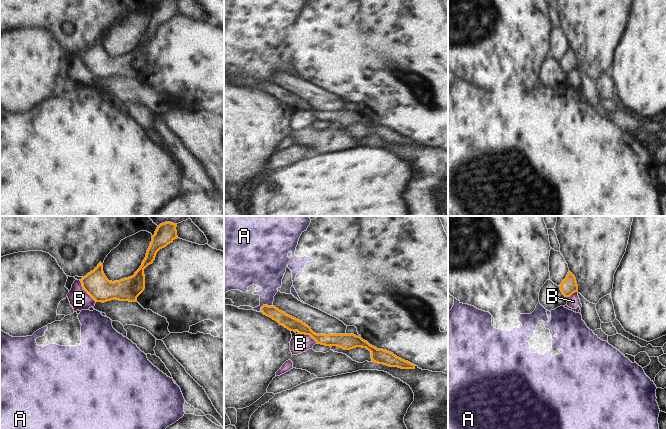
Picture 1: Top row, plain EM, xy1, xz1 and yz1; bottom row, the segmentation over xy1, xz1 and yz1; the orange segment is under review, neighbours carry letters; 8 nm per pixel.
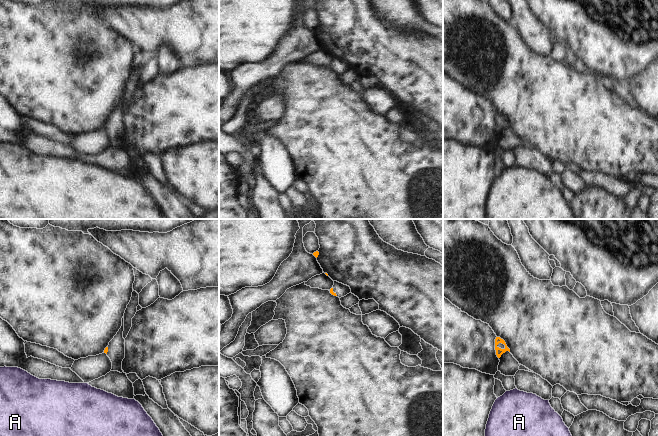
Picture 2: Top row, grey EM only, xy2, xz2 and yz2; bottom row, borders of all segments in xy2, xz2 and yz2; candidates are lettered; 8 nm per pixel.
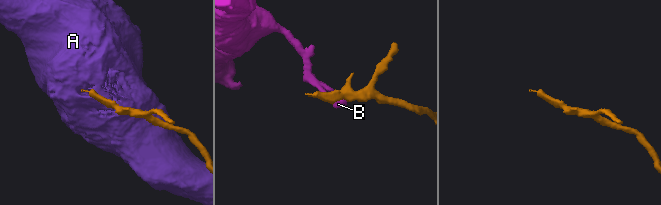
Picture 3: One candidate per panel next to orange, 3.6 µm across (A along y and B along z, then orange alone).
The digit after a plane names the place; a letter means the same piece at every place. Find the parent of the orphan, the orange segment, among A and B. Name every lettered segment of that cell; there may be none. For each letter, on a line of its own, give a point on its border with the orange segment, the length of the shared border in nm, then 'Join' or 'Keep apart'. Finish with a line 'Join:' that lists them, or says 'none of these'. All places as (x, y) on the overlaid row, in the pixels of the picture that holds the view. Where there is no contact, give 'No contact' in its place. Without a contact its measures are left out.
A: Touches orange at xz1 (265, 305). Shared border 110 nm. Keep apart
B: Touches orange at xy1 (86, 291). Shared border 220 nm. Keep apart
Join: none of these.

